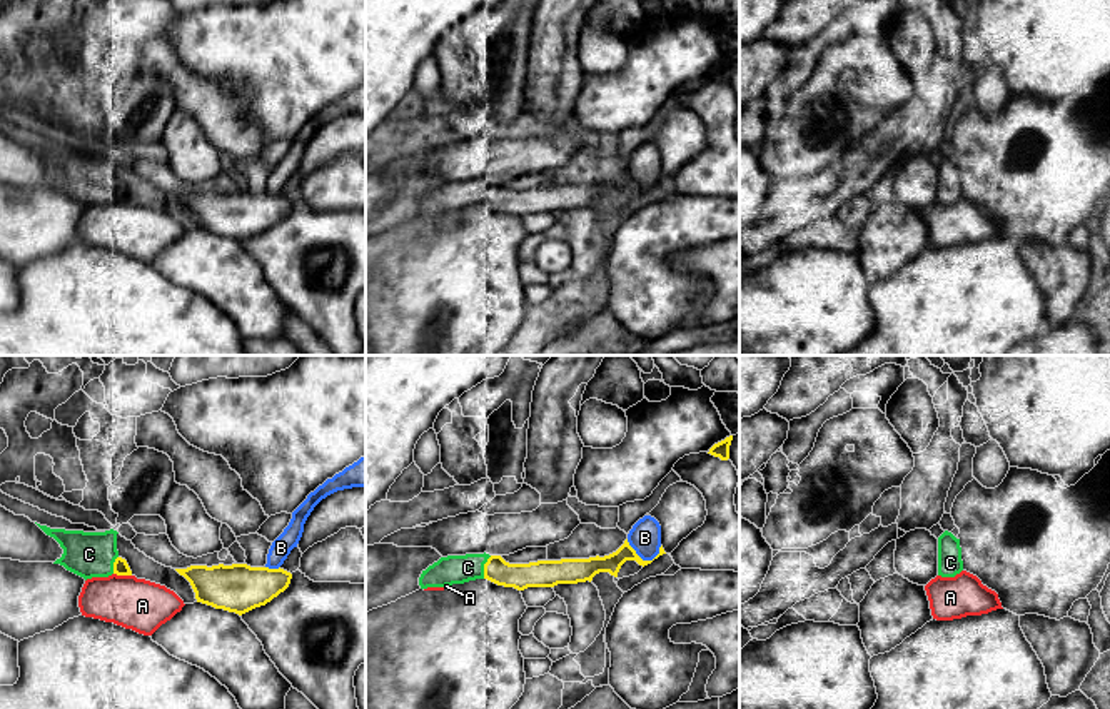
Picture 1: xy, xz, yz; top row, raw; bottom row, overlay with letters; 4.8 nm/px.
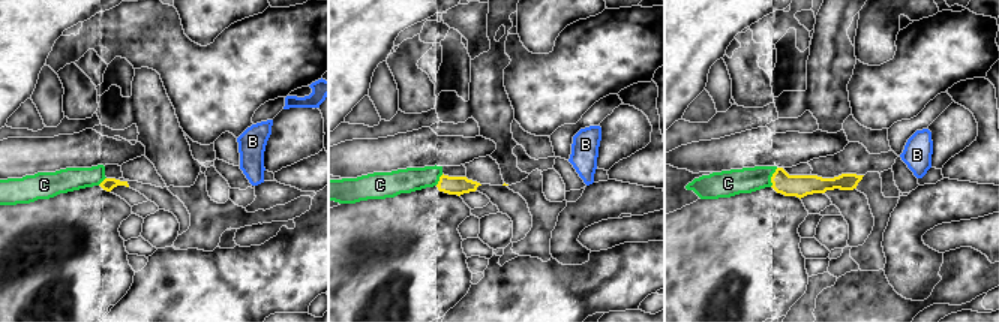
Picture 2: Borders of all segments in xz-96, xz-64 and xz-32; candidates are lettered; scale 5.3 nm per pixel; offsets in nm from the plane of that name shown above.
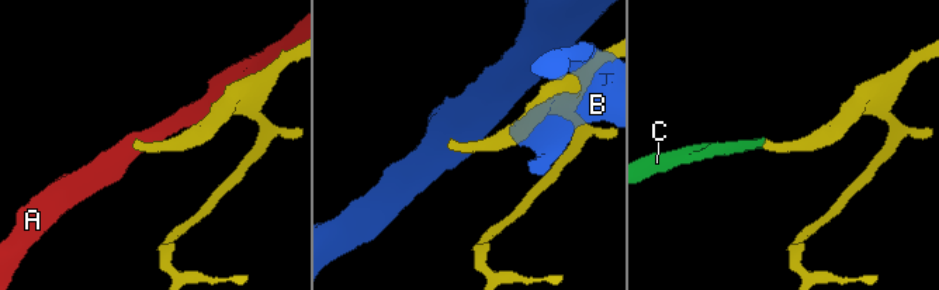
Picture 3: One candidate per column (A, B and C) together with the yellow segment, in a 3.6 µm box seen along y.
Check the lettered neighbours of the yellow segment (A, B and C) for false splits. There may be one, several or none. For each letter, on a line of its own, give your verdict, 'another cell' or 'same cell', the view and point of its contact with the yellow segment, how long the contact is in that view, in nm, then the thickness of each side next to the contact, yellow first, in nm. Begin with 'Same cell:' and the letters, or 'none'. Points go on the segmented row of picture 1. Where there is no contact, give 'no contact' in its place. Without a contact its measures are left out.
Same cell: C
A: another cell | xy (122, 574) | 90 nm | 80/260 nm
B: another cell | xz (640, 558) | 180 nm | 90/160 nm
C: same cell | xz (484, 568) | 120 nm | 130/140 nm

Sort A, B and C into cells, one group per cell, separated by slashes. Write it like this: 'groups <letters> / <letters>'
groups A / B / C

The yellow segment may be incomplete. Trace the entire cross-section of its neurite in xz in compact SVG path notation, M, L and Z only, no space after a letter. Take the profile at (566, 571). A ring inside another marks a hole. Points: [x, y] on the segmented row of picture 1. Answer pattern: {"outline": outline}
{"outline": "M628 539L613 554L589 559L537 561L529 564L509 564L501 556L466 554L447 556L422 571L421 589L464 584L476 579L487 579L497 586L524 591L527 587L554 587L558 584L578 584L593 581L599 572L618 577L626 561L648 566L629 546Z"}

